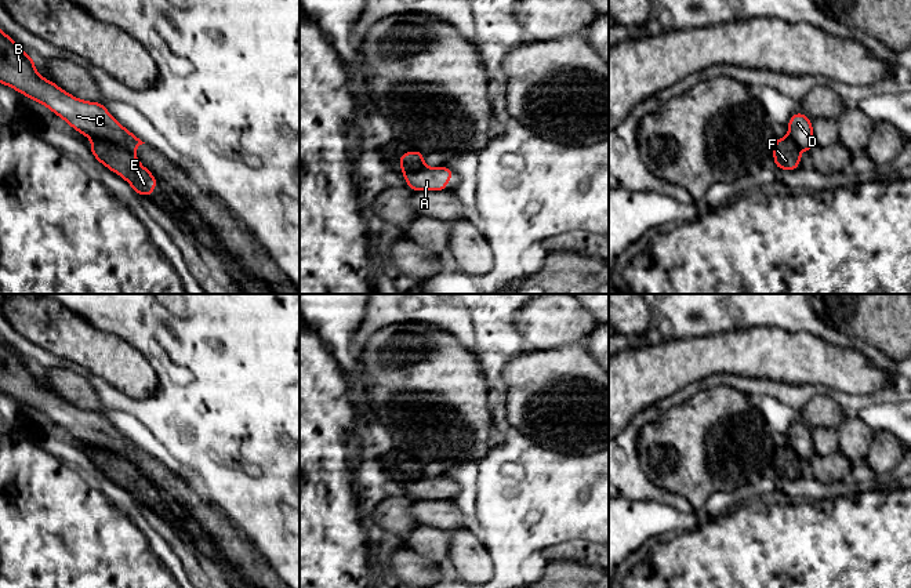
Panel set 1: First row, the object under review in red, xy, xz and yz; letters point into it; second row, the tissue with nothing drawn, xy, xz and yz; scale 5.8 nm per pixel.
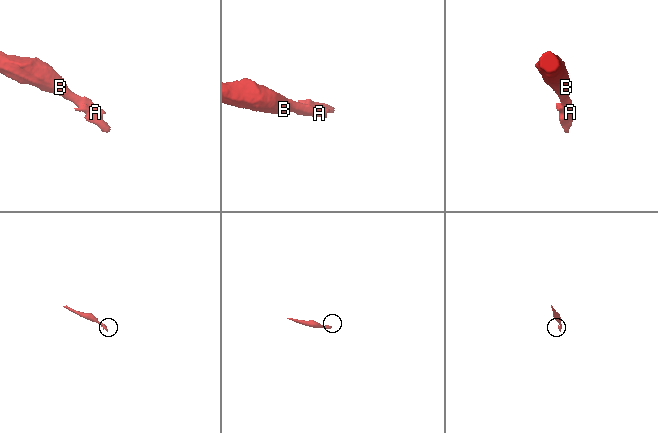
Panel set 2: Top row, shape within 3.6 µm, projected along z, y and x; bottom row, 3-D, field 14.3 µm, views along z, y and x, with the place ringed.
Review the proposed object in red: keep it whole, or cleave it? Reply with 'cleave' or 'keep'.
cleave

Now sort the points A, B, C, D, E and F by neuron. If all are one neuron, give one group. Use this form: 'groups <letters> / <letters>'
groups A B C D / E F

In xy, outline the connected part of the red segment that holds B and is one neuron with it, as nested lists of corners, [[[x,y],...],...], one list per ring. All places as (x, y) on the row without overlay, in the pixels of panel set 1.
[[[1,337],[0,392],[46,414],[94,453],[112,451],[131,462],[145,453],[116,431],[102,411],[81,410],[41,386],[35,378],[33,367],[23,362]]]

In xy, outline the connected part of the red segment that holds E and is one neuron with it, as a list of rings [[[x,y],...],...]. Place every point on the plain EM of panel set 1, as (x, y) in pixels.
[[[112,451],[91,454],[88,458],[99,472],[126,489],[137,504],[152,507],[159,493],[134,462]]]

